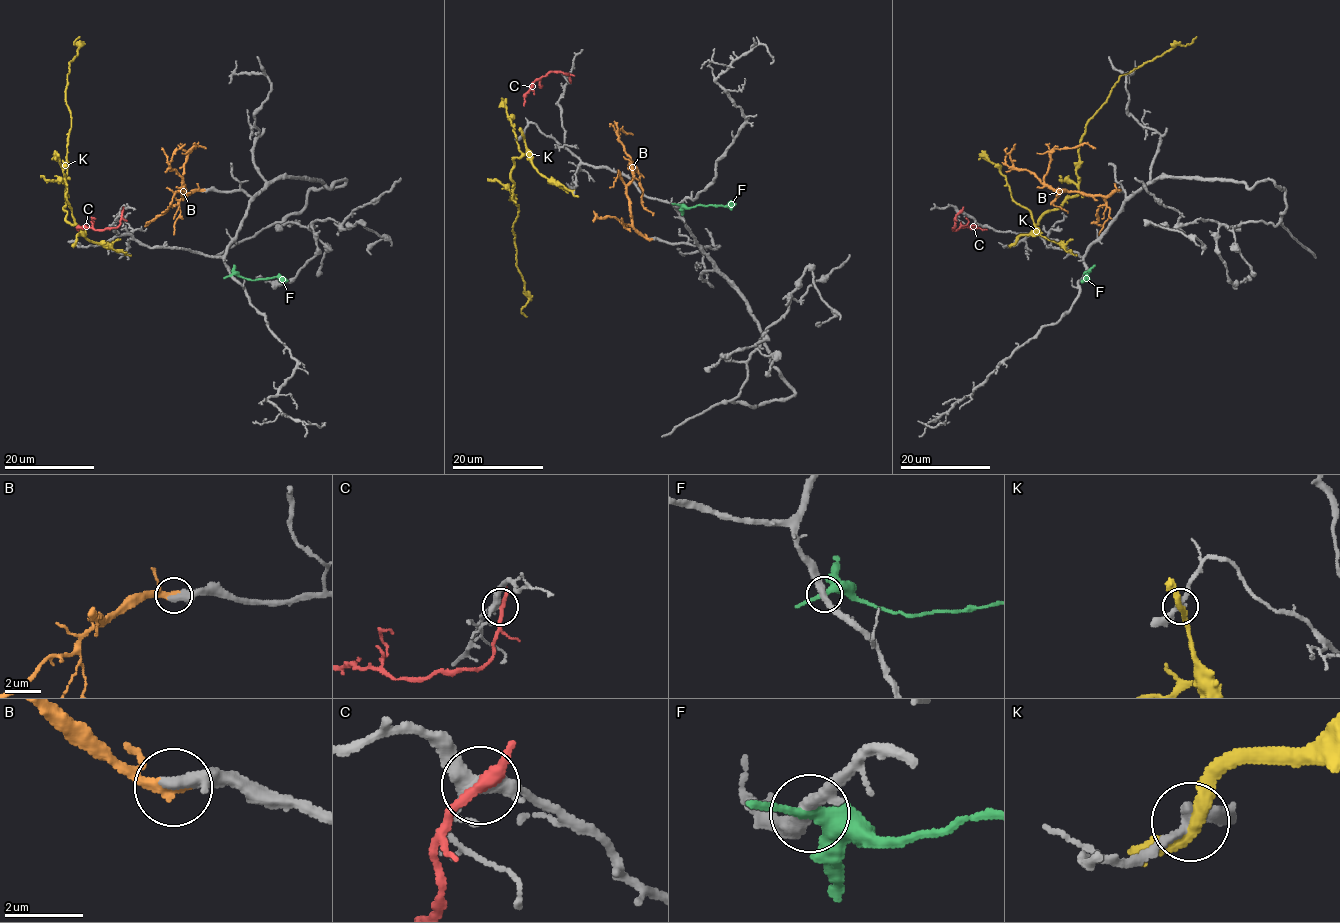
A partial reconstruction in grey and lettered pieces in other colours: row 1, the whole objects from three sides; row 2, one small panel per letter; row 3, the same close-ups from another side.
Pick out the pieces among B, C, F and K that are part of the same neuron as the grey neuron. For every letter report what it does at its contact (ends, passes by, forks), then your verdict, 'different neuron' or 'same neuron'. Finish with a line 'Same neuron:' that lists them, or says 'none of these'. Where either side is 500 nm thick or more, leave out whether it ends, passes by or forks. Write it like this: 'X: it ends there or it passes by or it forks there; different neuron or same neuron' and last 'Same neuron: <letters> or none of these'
B: it passes by; same neuron
C: it passes by; different neuron
F: it passes by; different neuron
K: it passes by; different neuron
Same neuron: B

